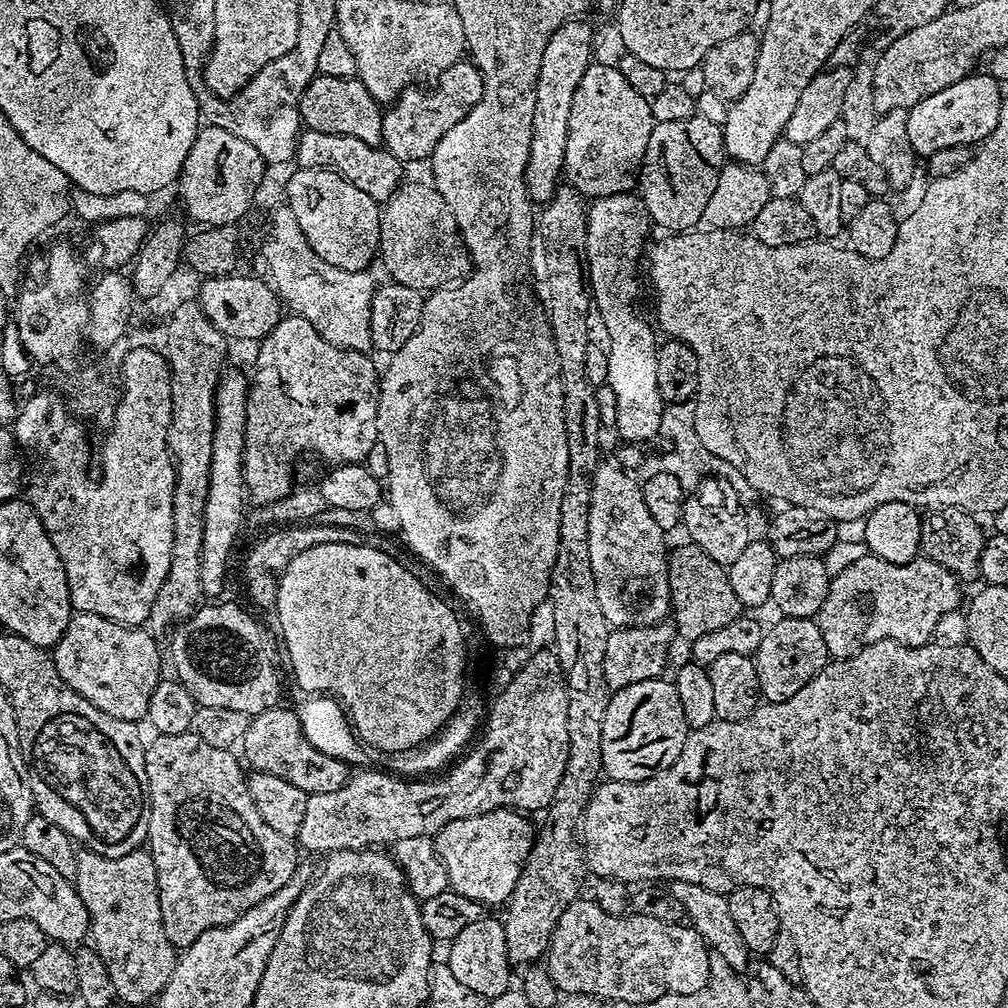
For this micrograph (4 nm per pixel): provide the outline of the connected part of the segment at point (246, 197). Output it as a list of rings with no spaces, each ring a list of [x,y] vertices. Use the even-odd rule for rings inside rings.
[[[213,124],[201,127],[178,177],[180,204],[185,212],[183,215],[189,221],[197,220],[200,226],[240,222],[264,180],[264,171],[264,160],[258,150],[250,146],[250,142]]]

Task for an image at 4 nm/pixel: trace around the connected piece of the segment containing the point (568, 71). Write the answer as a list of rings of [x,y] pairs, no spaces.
[[[573,18],[565,22],[554,34],[550,34],[550,42],[546,42],[546,50],[542,50],[542,66],[538,66],[538,82],[534,94],[534,126],[530,130],[530,156],[526,158],[526,190],[533,205],[542,206],[555,194],[562,180],[564,155],[566,154],[566,134],[570,106],[574,106],[574,90],[578,90],[578,82],[582,82],[582,74],[586,74],[588,65],[593,63],[592,28],[584,18]]]

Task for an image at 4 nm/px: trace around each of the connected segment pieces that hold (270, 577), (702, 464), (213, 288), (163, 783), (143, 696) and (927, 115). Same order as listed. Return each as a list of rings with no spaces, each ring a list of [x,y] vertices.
[[[309,522],[307,524],[289,524],[277,527],[276,532],[264,536],[248,552],[244,560],[244,584],[248,587],[248,596],[260,608],[275,609],[278,598],[278,586],[282,574],[286,574],[286,566],[294,562],[302,550],[310,550],[310,546],[326,546],[327,544],[353,544],[362,546],[366,536],[355,532],[352,528],[339,528],[336,524],[320,524],[324,522]]]
[[[669,404],[665,407],[662,423],[659,427],[659,437],[669,440],[672,443],[672,454],[658,454],[650,456],[643,460],[642,464],[633,469],[633,476],[641,484],[654,478],[660,473],[668,473],[681,482],[686,490],[696,487],[703,478],[709,476],[718,476],[721,480],[730,482],[734,486],[734,490],[741,494],[749,491],[746,478],[742,478],[742,474],[738,470],[734,470],[734,466],[730,466],[730,462],[724,462],[722,458],[718,458],[704,448],[702,442],[698,438],[698,434],[692,425],[692,409],[688,404]]]
[[[209,276],[201,279],[198,303],[202,314],[229,341],[253,340],[259,342],[269,336],[274,326],[282,319],[282,301],[276,295],[275,288],[267,279],[259,280],[256,276]]]
[[[191,730],[182,734],[159,736],[152,746],[144,749],[146,791],[148,794],[148,839],[146,848],[154,858],[162,922],[166,926],[166,938],[170,938],[170,942],[178,950],[188,948],[202,934],[206,934],[206,930],[220,928],[223,924],[234,922],[239,916],[246,914],[246,910],[250,910],[254,906],[258,906],[258,902],[270,898],[270,894],[274,894],[274,890],[280,890],[298,870],[298,864],[296,864],[297,845],[289,837],[270,830],[270,826],[266,826],[266,822],[262,822],[262,814],[258,814],[258,806],[254,806],[254,798],[250,798],[245,769],[242,767],[238,756],[238,761],[236,761],[235,755],[237,756],[237,753],[233,749],[210,746],[210,742],[198,738],[198,734]]]
[[[76,612],[50,655],[70,690],[114,718],[133,722],[147,717],[150,694],[162,679],[157,637],[140,626],[110,622],[98,614]]]
[[[991,74],[983,75],[962,78],[908,109],[906,130],[910,130],[910,146],[914,146],[917,157],[927,158],[934,150],[946,150],[946,146],[979,145],[998,126],[1002,84]]]

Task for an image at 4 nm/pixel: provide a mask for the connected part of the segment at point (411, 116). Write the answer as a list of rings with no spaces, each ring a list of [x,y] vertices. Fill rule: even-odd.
[[[462,58],[454,66],[435,73],[434,80],[436,84],[430,85],[429,88],[405,88],[397,100],[393,100],[383,109],[383,147],[402,162],[427,161],[434,146],[442,142],[442,134],[446,134],[446,130],[454,130],[454,126],[458,126],[458,122],[462,122],[462,118],[466,118],[466,114],[470,114],[470,110],[478,106],[484,93],[482,74],[468,58]]]

